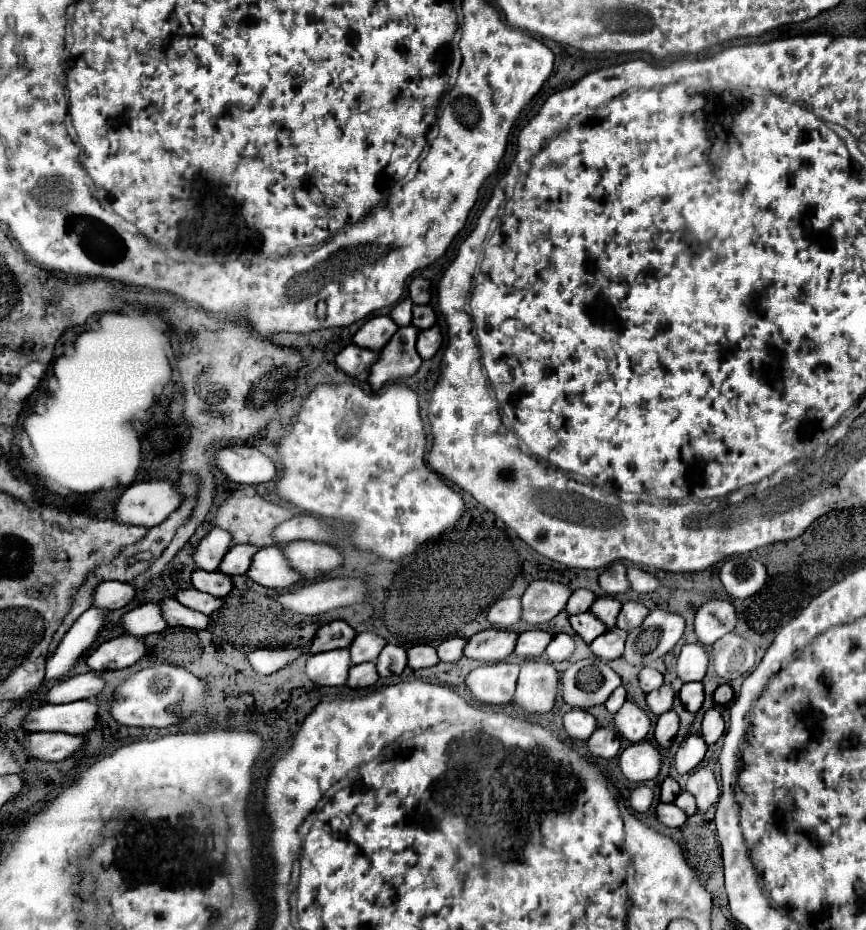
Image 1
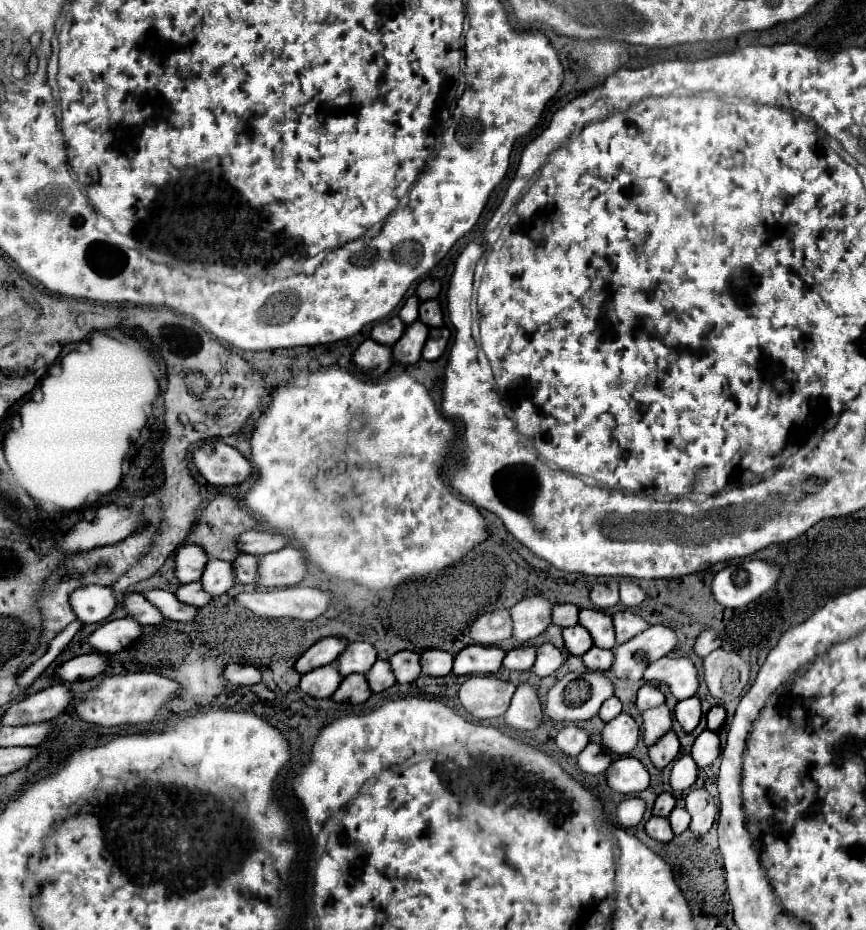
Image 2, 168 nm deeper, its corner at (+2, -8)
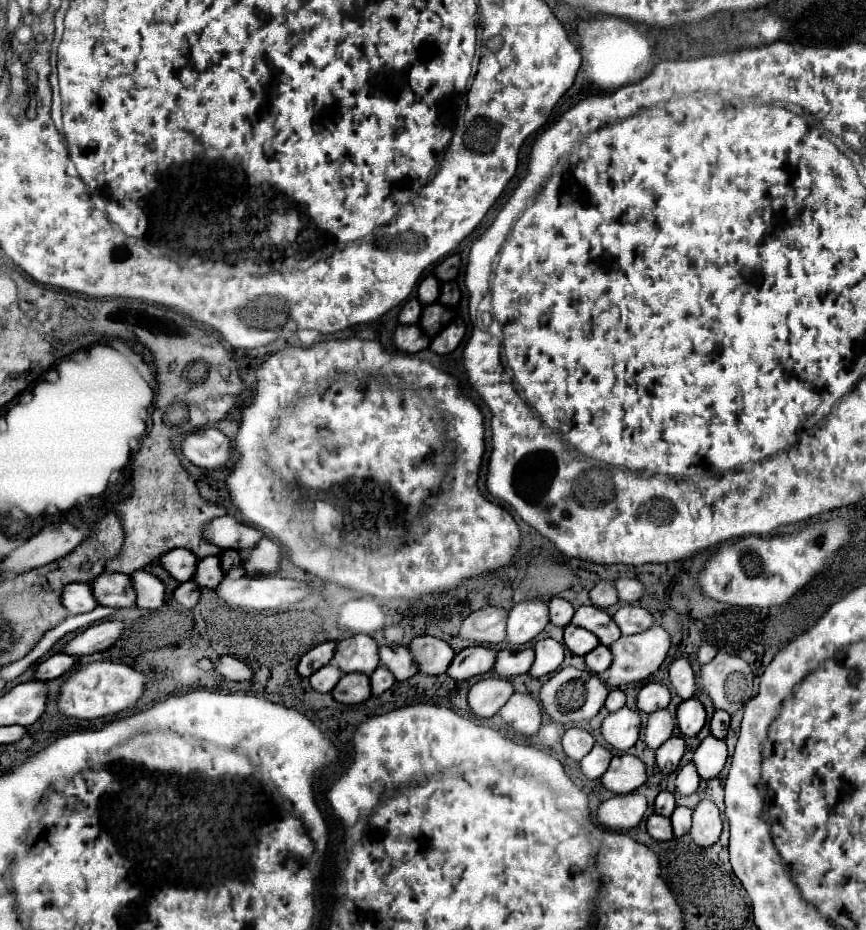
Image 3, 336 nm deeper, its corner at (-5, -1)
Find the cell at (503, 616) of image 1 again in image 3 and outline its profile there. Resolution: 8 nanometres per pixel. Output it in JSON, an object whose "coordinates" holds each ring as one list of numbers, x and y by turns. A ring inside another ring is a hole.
{"coordinates":[[487,606,477,612,471,612,461,628,459,628,459,638,469,640,477,646,487,646,487,644,501,644,505,640,505,620,507,620,507,610,499,606]]}

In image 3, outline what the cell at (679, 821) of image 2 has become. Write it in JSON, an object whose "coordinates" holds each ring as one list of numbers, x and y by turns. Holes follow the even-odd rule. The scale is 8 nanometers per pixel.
{"coordinates":[[683,806,675,808,675,812,671,814,671,826,673,826,673,834,677,838,689,832,689,828,691,828,691,814,693,812,689,808,683,808]]}

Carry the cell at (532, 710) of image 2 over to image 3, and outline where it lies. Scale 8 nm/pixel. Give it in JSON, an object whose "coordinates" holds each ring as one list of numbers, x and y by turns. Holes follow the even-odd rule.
{"coordinates":[[513,694,499,716,521,736,533,736,541,726,541,704,529,694]]}

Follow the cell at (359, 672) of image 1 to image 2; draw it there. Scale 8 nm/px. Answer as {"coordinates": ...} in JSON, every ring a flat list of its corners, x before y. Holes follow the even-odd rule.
{"coordinates":[[348,675,342,679,340,687,336,689,336,693,332,695,334,701,338,703,364,703,370,697,370,685,366,681,364,675]]}

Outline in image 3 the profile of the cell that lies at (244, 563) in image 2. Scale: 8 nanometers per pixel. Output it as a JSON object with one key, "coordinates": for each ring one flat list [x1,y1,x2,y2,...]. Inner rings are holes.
{"coordinates":[[223,550,221,552,221,568,223,568,223,572,229,572,229,568,235,568,235,566,241,566,239,552,235,552,235,550]]}

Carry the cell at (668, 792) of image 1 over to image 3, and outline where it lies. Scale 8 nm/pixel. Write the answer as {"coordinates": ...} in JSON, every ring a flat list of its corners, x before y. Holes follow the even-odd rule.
{"coordinates":[[663,790,657,798,655,798,655,814,661,816,671,816,675,810,675,796,667,790]]}

